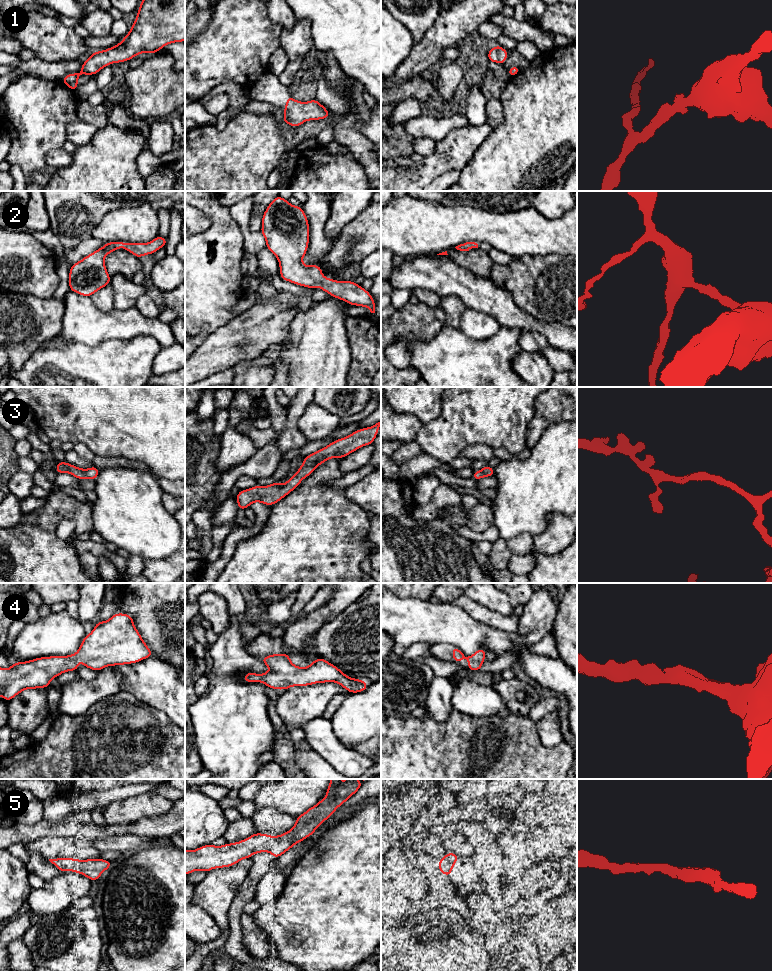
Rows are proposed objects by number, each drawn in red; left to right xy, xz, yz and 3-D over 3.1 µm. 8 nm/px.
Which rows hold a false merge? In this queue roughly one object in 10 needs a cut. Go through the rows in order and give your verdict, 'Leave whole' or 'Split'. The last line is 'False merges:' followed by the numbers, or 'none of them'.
1: Leave whole
2: Leave whole
3: Leave whole
4: Leave whole
5: Leave whole
False merges: none of them

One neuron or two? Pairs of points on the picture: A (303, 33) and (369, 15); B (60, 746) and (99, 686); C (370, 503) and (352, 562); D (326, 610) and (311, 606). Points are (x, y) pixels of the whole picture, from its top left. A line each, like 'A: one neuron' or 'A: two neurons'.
A: two neurons
B: two neurons
C: two neurons
D: two neurons

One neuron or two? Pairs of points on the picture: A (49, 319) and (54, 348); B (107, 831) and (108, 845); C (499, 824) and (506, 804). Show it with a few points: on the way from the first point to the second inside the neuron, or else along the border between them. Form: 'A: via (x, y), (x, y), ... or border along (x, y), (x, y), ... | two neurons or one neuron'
A: border along (56, 335), (44, 342) | two neurons
B: border along (130, 833), (108, 836), (95, 841) | two neurons
C: via (498, 819), (498, 812), (503, 809) | one neuron

